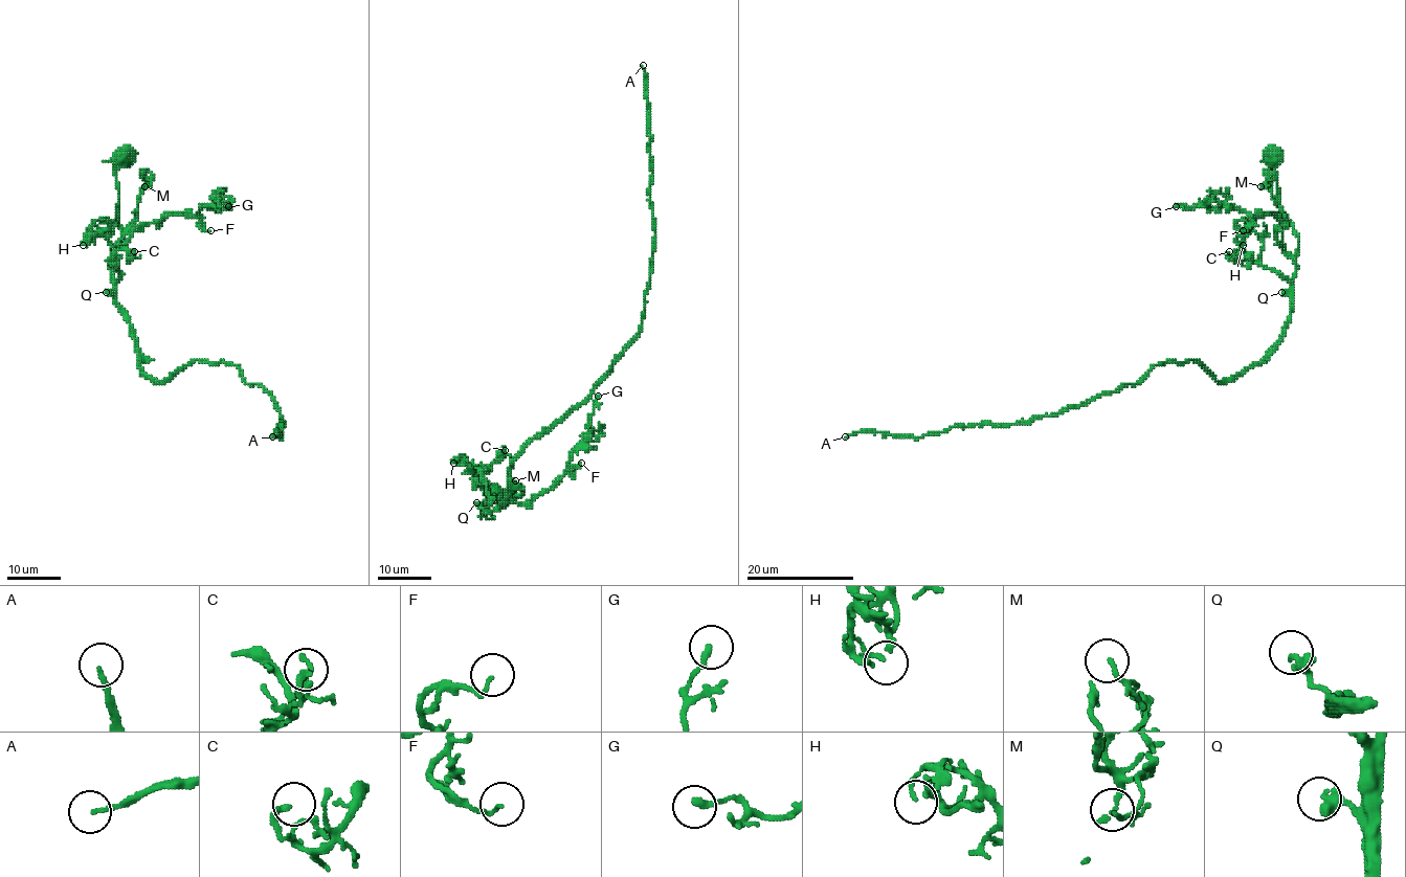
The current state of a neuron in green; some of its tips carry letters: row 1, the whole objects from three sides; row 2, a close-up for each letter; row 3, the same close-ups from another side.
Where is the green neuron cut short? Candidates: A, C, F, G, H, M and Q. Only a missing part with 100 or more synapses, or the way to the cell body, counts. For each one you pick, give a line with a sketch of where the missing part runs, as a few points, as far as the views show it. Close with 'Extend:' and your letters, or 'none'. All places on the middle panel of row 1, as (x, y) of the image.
Extend: A

